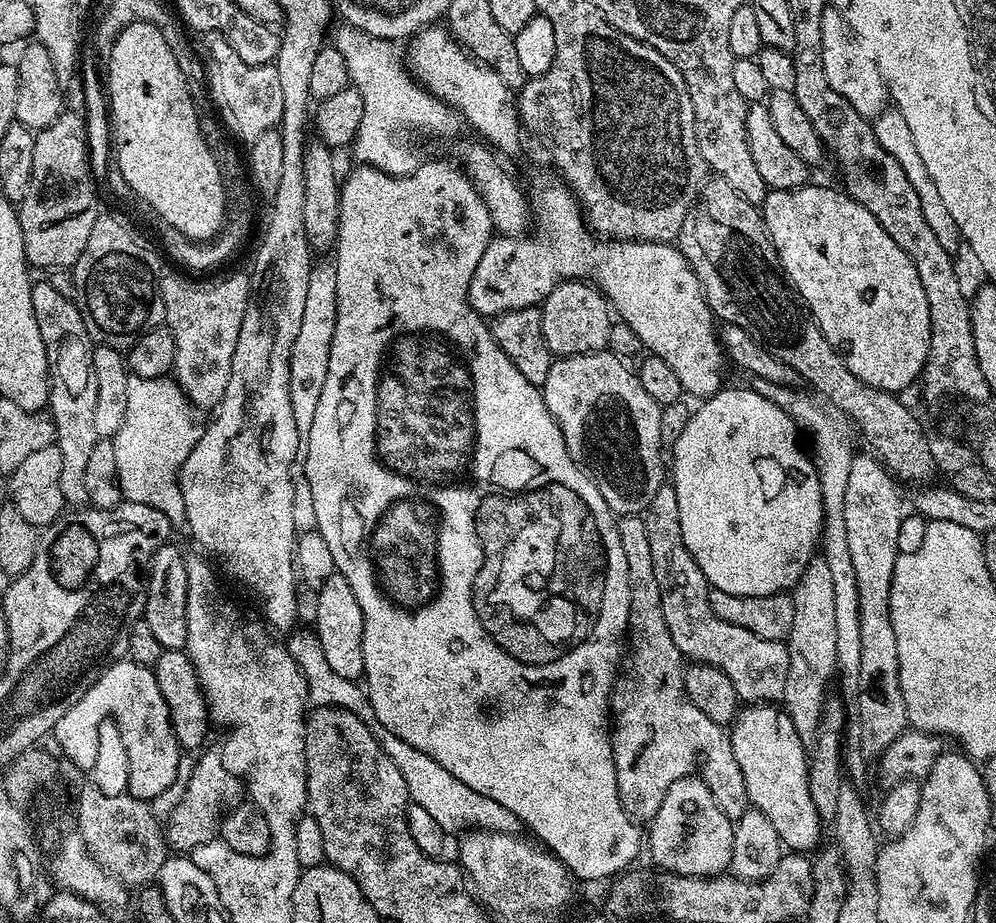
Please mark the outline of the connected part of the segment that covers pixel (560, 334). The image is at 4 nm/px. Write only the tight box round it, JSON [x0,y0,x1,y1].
[539,279,614,357]

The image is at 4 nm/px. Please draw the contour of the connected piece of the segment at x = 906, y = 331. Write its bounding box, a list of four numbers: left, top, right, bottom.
[762,182,930,394]

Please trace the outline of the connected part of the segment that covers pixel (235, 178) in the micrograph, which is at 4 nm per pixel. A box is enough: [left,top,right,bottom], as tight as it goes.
[154,12,257,274]

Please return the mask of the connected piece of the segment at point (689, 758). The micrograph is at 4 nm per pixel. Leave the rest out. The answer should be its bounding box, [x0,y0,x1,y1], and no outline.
[610,514,750,826]

